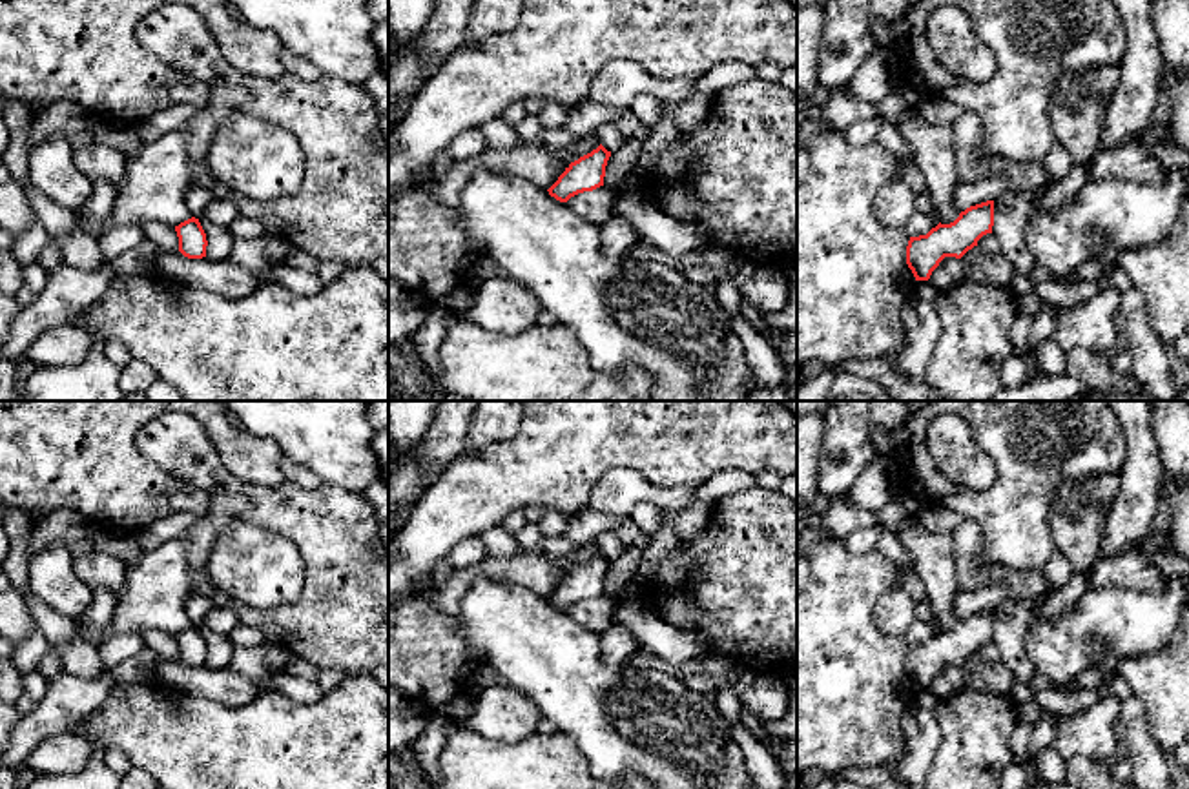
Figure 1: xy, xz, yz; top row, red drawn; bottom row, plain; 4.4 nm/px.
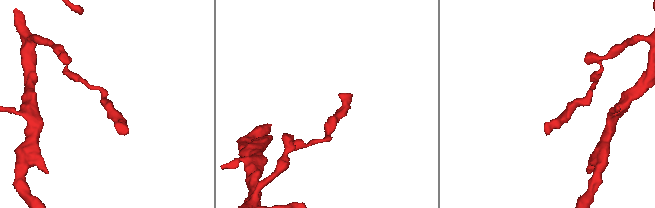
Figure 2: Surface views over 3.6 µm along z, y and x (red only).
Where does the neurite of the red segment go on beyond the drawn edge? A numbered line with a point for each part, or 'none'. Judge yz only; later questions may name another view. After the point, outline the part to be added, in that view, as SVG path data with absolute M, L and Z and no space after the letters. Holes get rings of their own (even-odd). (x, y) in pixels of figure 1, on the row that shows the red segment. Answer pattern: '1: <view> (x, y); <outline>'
none

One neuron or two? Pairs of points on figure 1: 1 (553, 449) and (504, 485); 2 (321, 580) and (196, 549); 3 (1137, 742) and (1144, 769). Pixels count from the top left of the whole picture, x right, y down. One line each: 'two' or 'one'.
1: one
2: one
3: one

